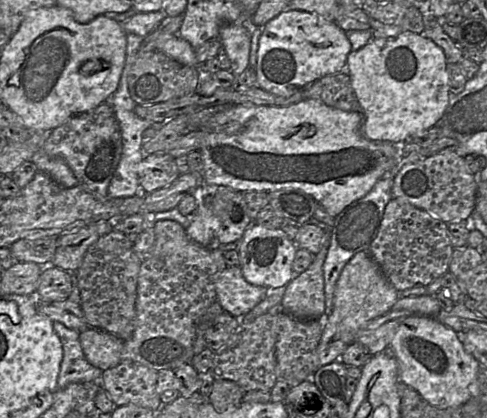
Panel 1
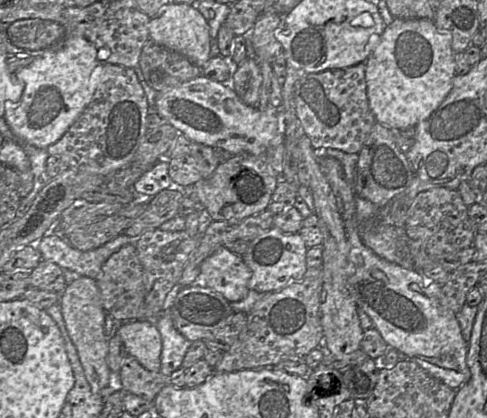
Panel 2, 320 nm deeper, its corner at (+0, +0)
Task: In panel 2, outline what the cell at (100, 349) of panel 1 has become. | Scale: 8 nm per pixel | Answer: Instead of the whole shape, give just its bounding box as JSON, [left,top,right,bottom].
[116,320,162,372]

